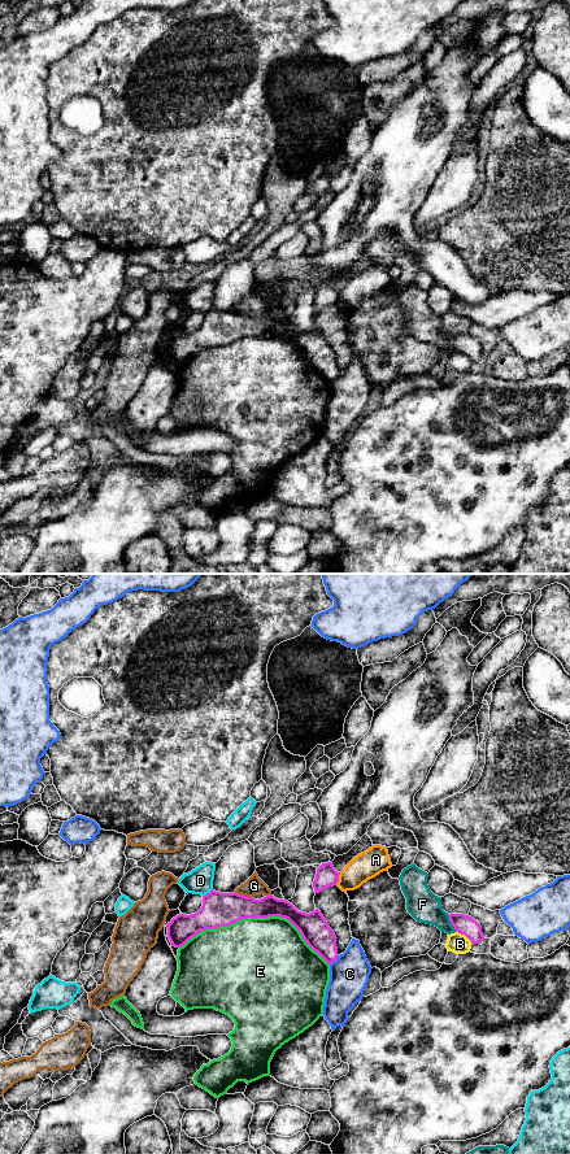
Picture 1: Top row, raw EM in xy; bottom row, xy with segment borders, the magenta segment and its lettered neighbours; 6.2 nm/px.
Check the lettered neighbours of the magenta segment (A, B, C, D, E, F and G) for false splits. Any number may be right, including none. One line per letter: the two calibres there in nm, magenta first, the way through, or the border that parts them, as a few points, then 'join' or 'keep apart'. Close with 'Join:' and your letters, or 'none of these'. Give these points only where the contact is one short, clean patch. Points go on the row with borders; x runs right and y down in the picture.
A: 130/170 nm | along xy (340, 872), (339, 880), (335, 884) | keep apart
B: 120/120 nm | keep apart
C: 180/240 nm | keep apart
D: 220/160 nm | keep apart
E: 220/500 nm | keep apart
F: 120/190 nm | keep apart
G: 220/110 nm | along xy (234, 892), (252, 898) | keep apart
Join: none of these

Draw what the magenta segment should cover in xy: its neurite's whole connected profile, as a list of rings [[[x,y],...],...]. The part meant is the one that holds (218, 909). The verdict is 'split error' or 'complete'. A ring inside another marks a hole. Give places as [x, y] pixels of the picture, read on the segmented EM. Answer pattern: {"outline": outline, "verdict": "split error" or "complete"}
{"outline": [[[213,889],[203,896],[203,901],[197,913],[179,914],[166,924],[171,946],[180,948],[201,931],[227,927],[242,919],[280,916],[288,919],[328,964],[338,959],[336,936],[318,909],[306,914],[271,894],[254,900],[235,892],[221,893]]], "verdict": "complete"}

